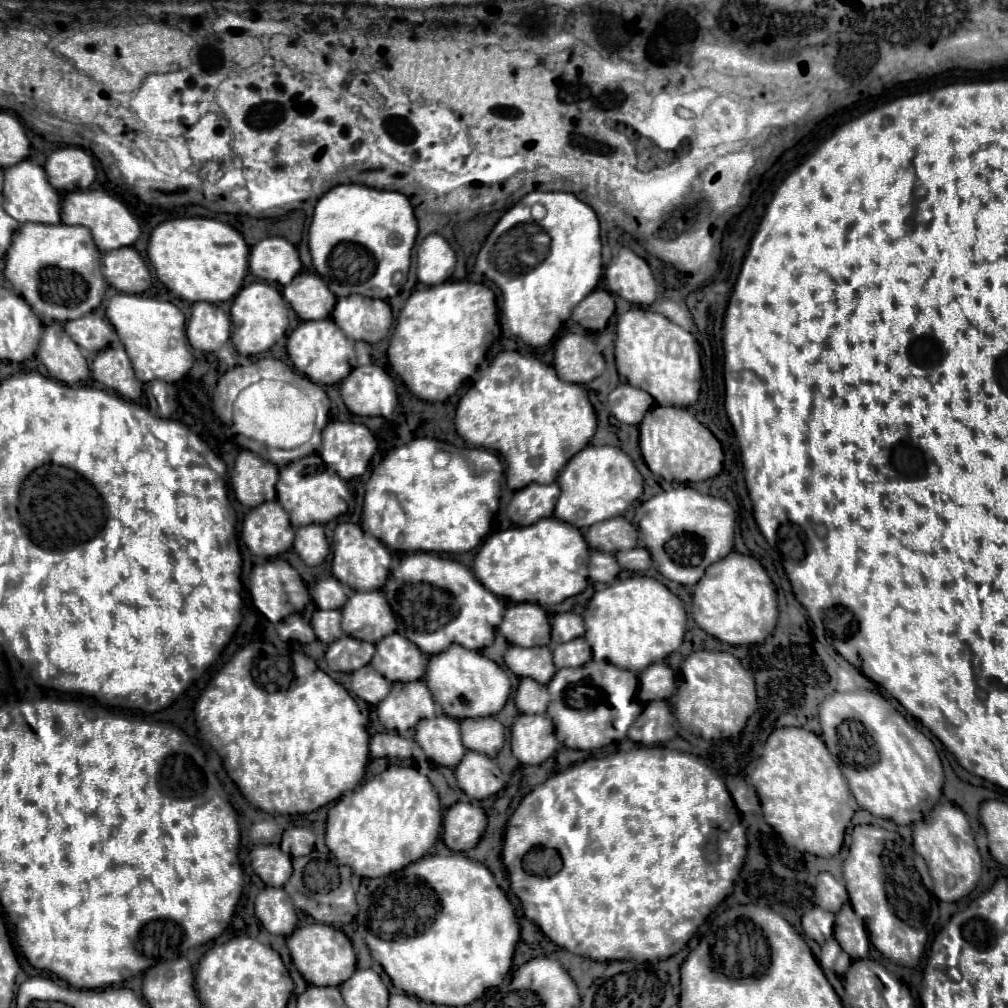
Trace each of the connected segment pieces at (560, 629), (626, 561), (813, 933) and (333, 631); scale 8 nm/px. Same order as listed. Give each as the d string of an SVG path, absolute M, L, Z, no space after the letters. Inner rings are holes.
M564 612L564 614L556 614L552 616L552 646L562 644L562 642L570 642L574 638L584 636L586 628L584 628L584 620L580 614L574 612Z
M632 548L630 552L618 552L616 560L622 568L632 572L642 572L650 568L650 552L646 548Z
M812 908L802 916L802 928L806 936L818 944L824 944L826 938L832 936L832 922L834 922L834 914L822 908Z
M316 610L312 616L312 628L320 642L330 644L344 636L340 628L340 610Z

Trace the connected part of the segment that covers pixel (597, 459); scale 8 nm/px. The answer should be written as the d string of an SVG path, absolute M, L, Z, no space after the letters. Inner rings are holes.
M586 446L582 448L578 454L574 454L570 458L570 462L566 464L566 468L560 472L558 476L558 484L560 484L560 498L556 502L556 508L554 508L554 516L562 522L568 522L576 528L588 528L590 524L596 524L596 522L602 522L602 520L608 520L608 518L614 518L614 516L622 516L626 512L626 508L638 500L644 492L644 478L642 474L638 472L638 468L634 466L632 458L616 448L616 446Z

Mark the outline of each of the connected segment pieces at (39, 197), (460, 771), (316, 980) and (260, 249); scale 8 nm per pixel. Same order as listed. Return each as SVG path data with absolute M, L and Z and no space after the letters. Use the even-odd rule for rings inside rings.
M22 160L22 164L4 170L4 210L20 224L60 224L60 194L46 180L44 168L40 164L32 160Z
M466 752L462 764L454 770L460 790L464 790L470 798L490 798L498 794L504 786L504 780L494 772L494 760L482 756L480 752Z
M306 924L300 926L294 936L286 940L288 950L292 954L292 962L298 972L304 976L308 984L314 986L340 986L346 982L356 970L356 954L352 950L352 942L342 930L336 930L328 924Z
M280 236L260 240L250 252L250 272L262 280L290 284L302 264L296 248Z

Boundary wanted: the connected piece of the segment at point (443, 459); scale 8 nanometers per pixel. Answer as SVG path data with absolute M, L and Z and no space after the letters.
M416 438L388 451L374 468L366 482L361 527L391 552L470 552L490 532L492 516L498 510L500 480L502 462L496 454L484 448L458 448L433 438Z

